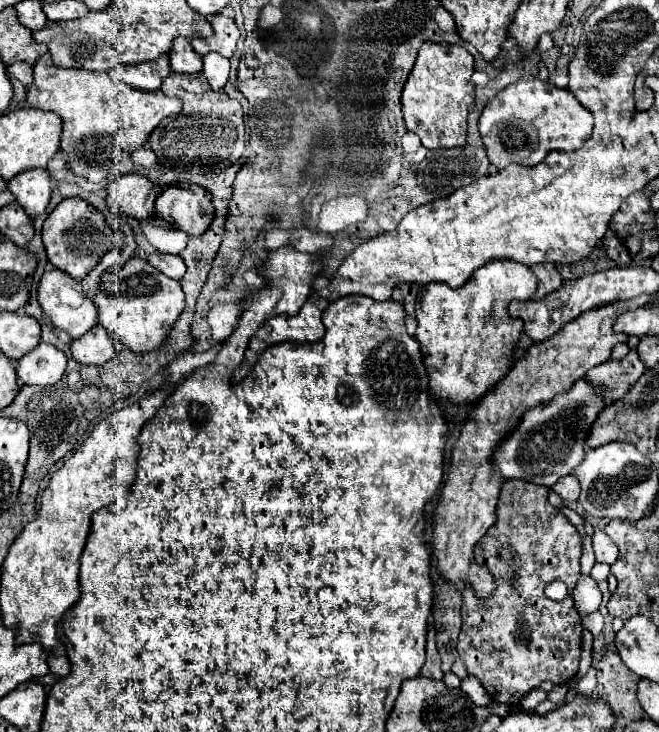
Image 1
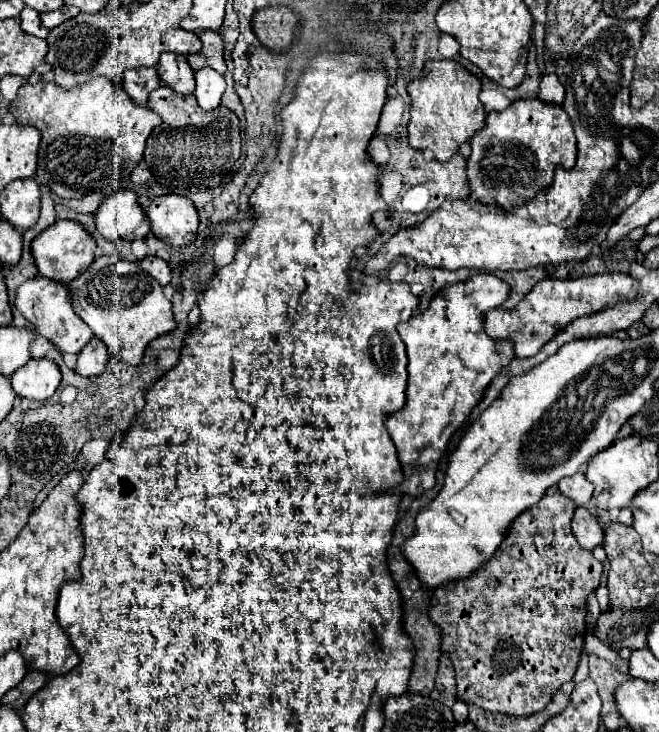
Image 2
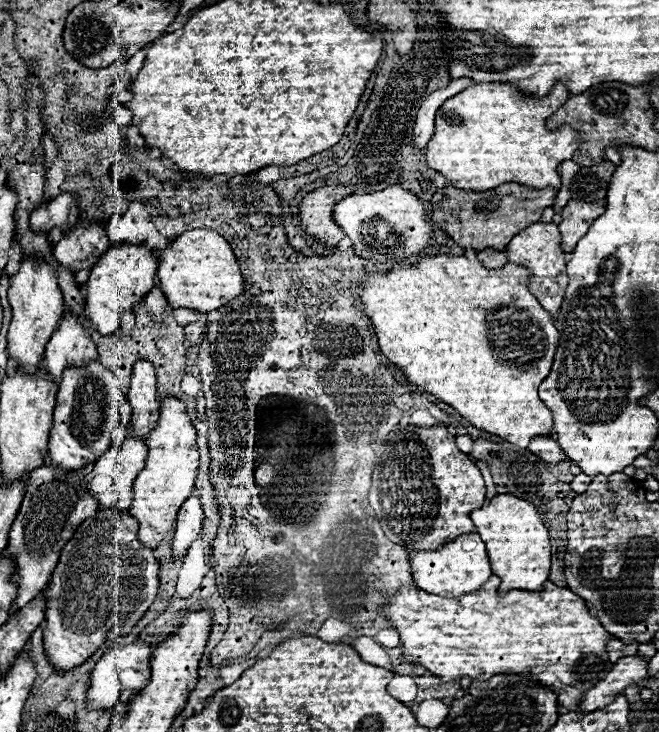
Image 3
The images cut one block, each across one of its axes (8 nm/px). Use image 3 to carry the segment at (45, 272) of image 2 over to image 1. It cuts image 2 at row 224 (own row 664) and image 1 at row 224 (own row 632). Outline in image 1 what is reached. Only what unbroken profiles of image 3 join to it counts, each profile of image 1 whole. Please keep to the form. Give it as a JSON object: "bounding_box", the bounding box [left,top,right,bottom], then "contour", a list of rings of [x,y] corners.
{"bounding_box":[42,198,110,280],"contour":[[[80,198],[62,200],[60,206],[56,206],[56,210],[52,210],[52,214],[44,220],[42,242],[44,242],[46,254],[48,254],[48,262],[52,266],[56,266],[58,270],[66,272],[68,276],[72,276],[74,280],[82,280],[100,262],[100,258],[104,254],[100,250],[90,248],[90,246],[94,246],[92,234],[86,234],[86,232],[90,232],[90,228],[110,228],[110,226],[106,224],[104,216],[98,210],[94,210],[92,206],[88,206],[88,202],[84,202]]]}

